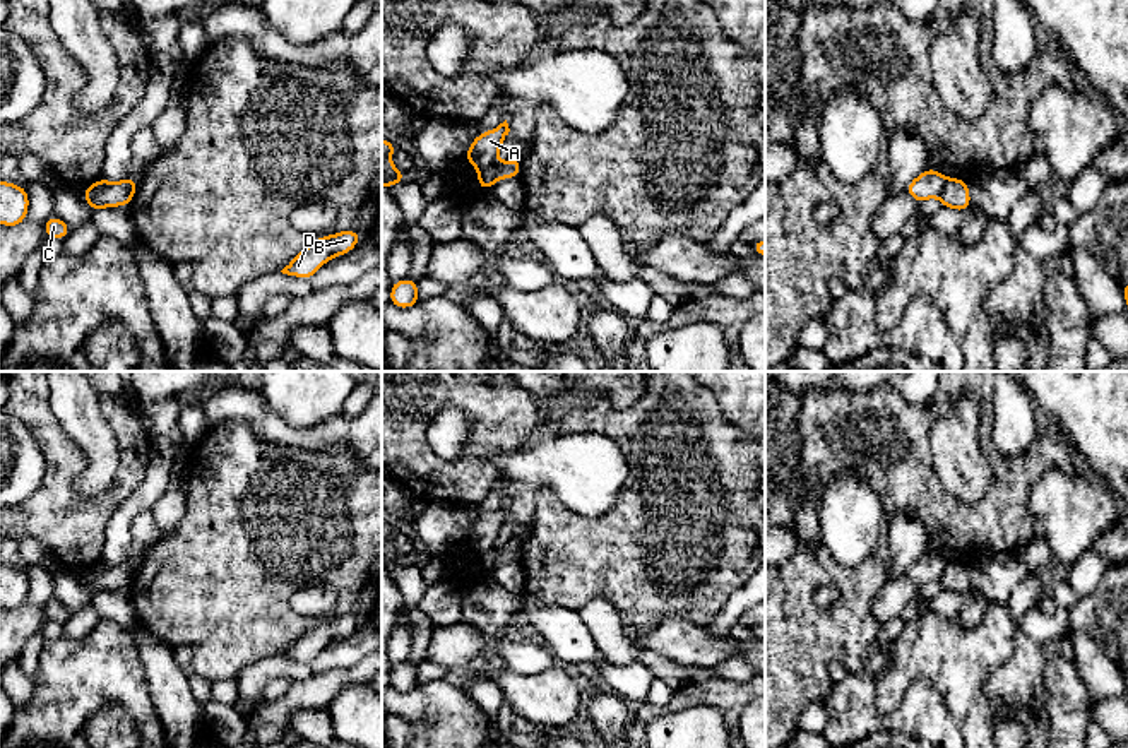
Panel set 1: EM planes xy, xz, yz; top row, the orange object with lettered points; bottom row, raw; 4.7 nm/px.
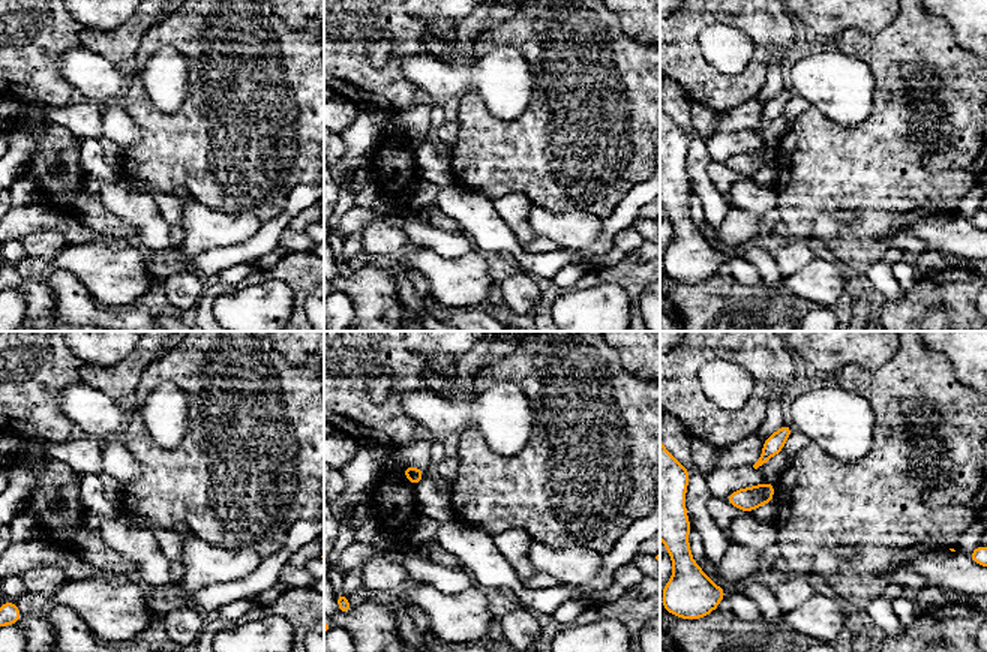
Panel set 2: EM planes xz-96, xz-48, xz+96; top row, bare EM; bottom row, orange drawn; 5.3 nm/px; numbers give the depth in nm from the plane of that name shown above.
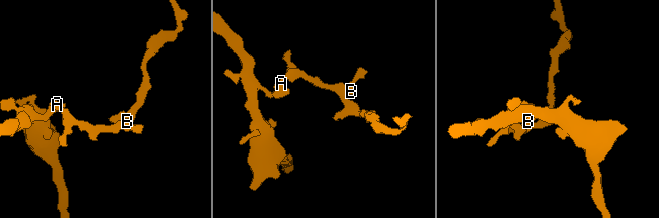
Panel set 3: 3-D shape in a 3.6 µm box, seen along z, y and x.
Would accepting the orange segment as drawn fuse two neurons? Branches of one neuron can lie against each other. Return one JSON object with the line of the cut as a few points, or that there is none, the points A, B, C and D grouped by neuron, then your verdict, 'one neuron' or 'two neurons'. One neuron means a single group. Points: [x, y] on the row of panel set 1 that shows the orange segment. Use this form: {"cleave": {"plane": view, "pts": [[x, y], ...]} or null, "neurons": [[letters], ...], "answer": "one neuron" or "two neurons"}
{"cleave": {"plane": "xz", "pts": [[497, 163], [478, 170]]}, "neurons": [["A", "B", "D"], ["C"]], "answer": "two neurons"}

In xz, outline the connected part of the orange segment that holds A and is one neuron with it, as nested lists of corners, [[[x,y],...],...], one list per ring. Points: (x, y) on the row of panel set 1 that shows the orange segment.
[[[505,120],[496,128],[479,134],[466,151],[464,157],[478,169],[495,166],[502,142],[508,132],[510,128]]]

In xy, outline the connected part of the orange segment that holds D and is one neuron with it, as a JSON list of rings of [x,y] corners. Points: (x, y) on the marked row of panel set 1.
[[[346,229],[330,236],[317,238],[303,252],[300,252],[281,272],[301,279],[310,279],[325,265],[332,257],[349,253],[361,240],[361,234]]]

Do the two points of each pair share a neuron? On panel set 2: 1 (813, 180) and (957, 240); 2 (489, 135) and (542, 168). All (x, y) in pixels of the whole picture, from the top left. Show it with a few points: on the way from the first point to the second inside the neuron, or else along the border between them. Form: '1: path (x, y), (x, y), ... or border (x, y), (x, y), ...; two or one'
1: border (927, 212), (942, 213); two
2: path (503, 149), (510, 156), (528, 156); one

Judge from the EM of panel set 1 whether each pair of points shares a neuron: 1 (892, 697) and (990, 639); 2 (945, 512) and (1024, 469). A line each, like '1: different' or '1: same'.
1: same
2: same

